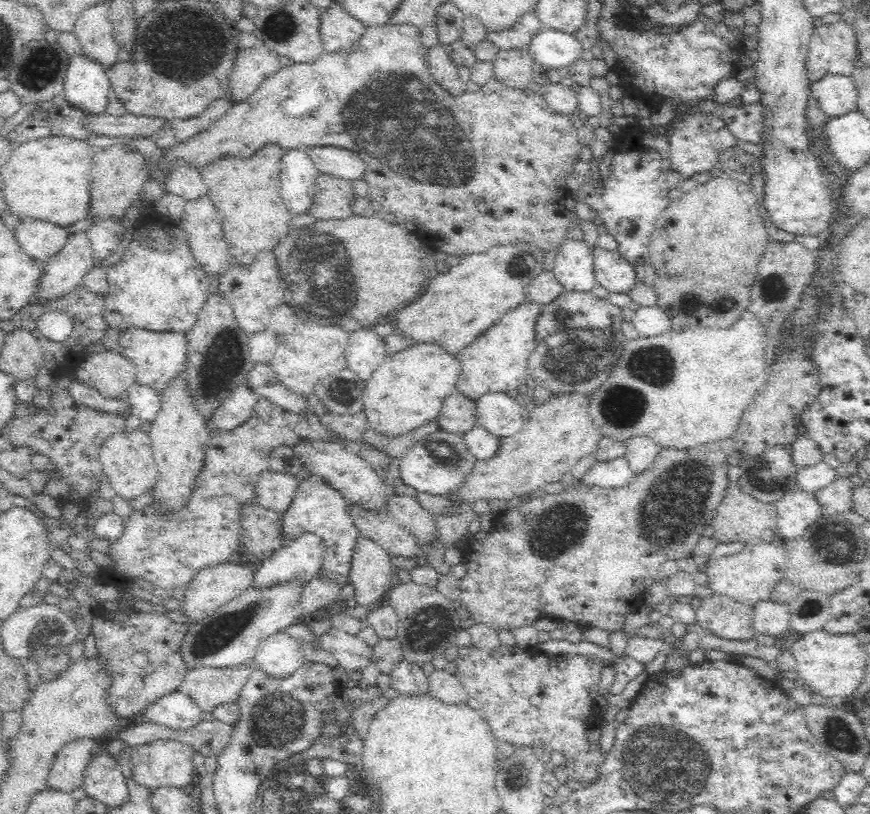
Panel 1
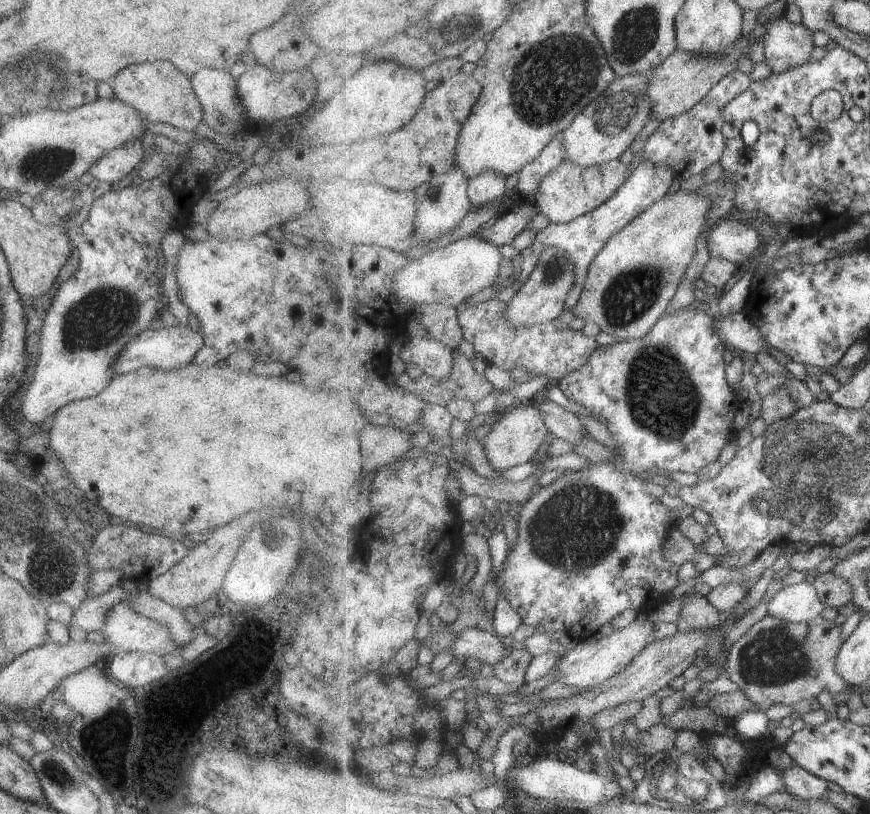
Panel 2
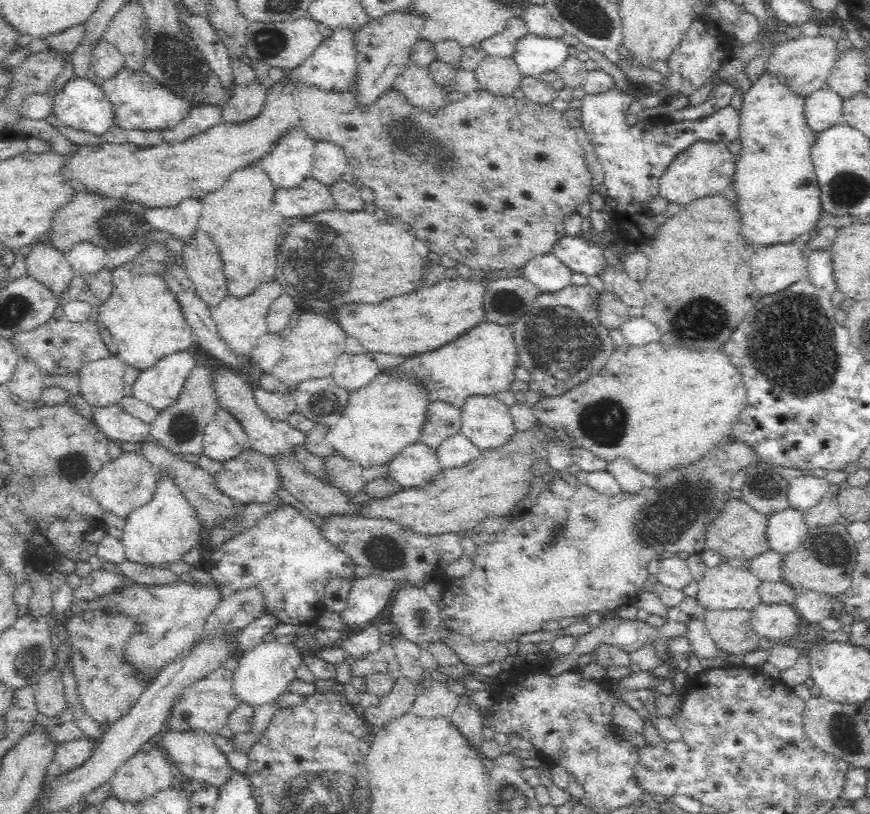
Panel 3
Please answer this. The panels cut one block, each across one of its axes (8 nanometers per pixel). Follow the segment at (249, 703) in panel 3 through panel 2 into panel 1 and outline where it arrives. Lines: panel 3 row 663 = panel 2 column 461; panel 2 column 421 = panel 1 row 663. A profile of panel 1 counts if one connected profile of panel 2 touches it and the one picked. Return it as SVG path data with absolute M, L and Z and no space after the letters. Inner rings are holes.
M284 632L261 640L253 657L257 667L276 679L291 676L306 661L298 641Z

